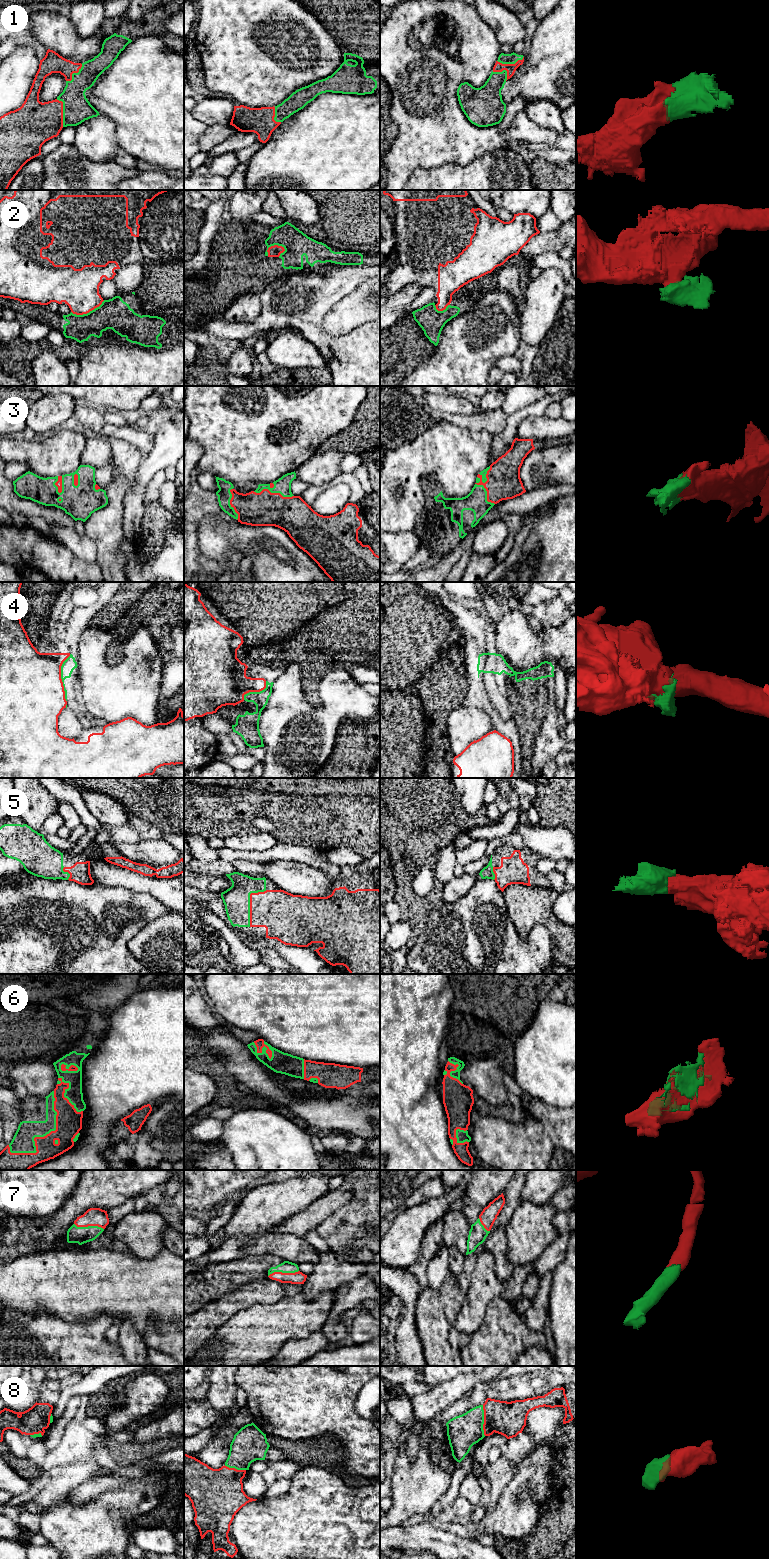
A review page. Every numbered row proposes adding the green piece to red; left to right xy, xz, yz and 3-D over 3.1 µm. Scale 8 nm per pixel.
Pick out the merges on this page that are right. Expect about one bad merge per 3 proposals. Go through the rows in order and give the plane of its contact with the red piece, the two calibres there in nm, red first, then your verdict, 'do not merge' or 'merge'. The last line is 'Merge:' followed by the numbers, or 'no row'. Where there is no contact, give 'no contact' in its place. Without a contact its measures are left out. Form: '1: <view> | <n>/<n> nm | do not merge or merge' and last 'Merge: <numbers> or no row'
1: xy | 340/220 nm | merge
2: xy | 320/240 nm | do not merge
3: yz | 280/170 nm | merge
4: xy | 500/100 nm | do not merge
5: xz | 340/220 nm | merge
6: xy | 200/180 nm | merge
7: xz | 100/100 nm | merge
8: yz | 280/260 nm | merge
Merge: 1, 3, 5, 6, 7, 8

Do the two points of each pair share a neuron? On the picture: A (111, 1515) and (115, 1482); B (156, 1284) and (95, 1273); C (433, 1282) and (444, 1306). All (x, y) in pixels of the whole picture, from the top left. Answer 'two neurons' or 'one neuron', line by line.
A: two neurons
B: one neuron
C: two neurons

